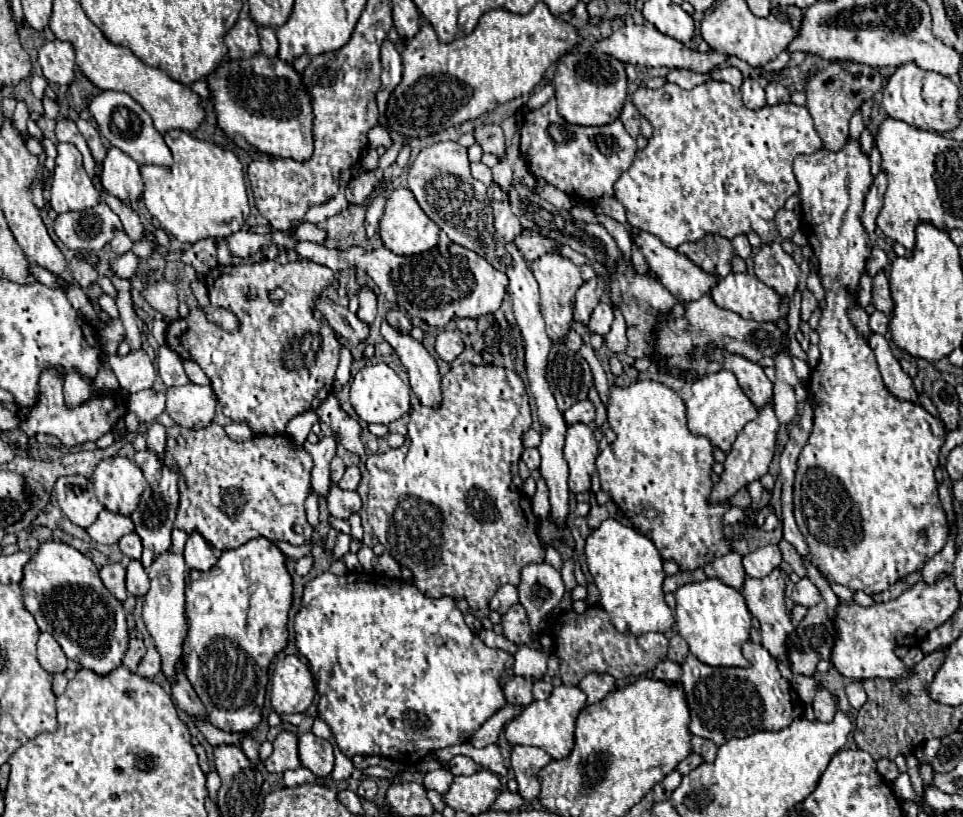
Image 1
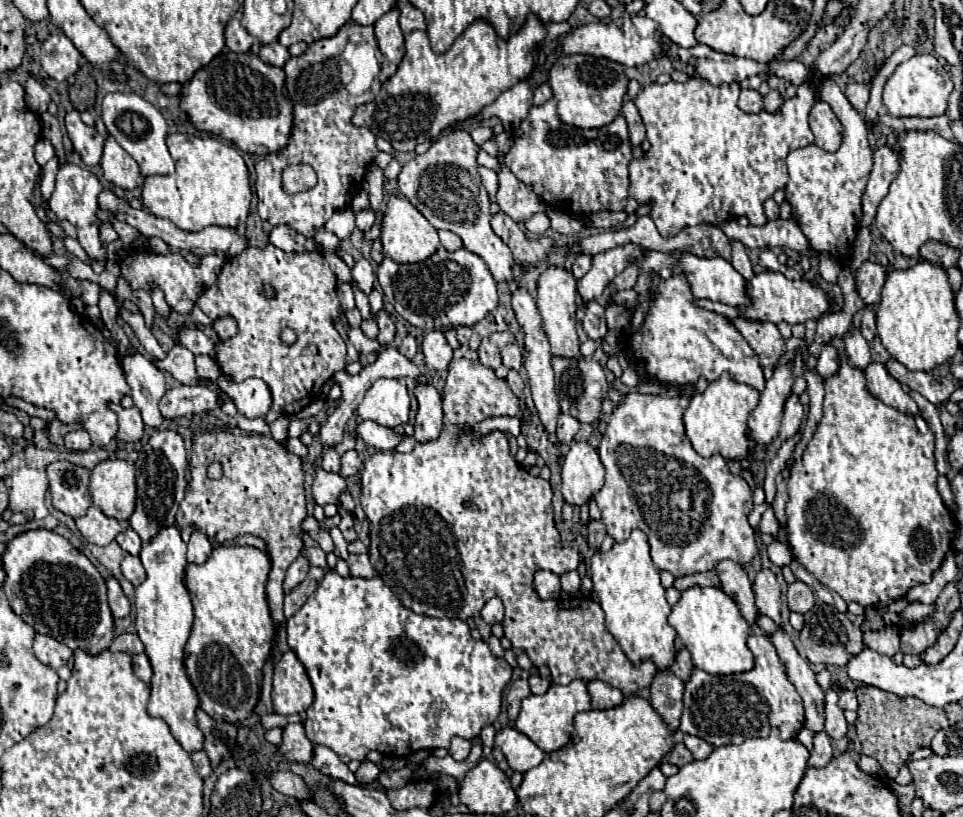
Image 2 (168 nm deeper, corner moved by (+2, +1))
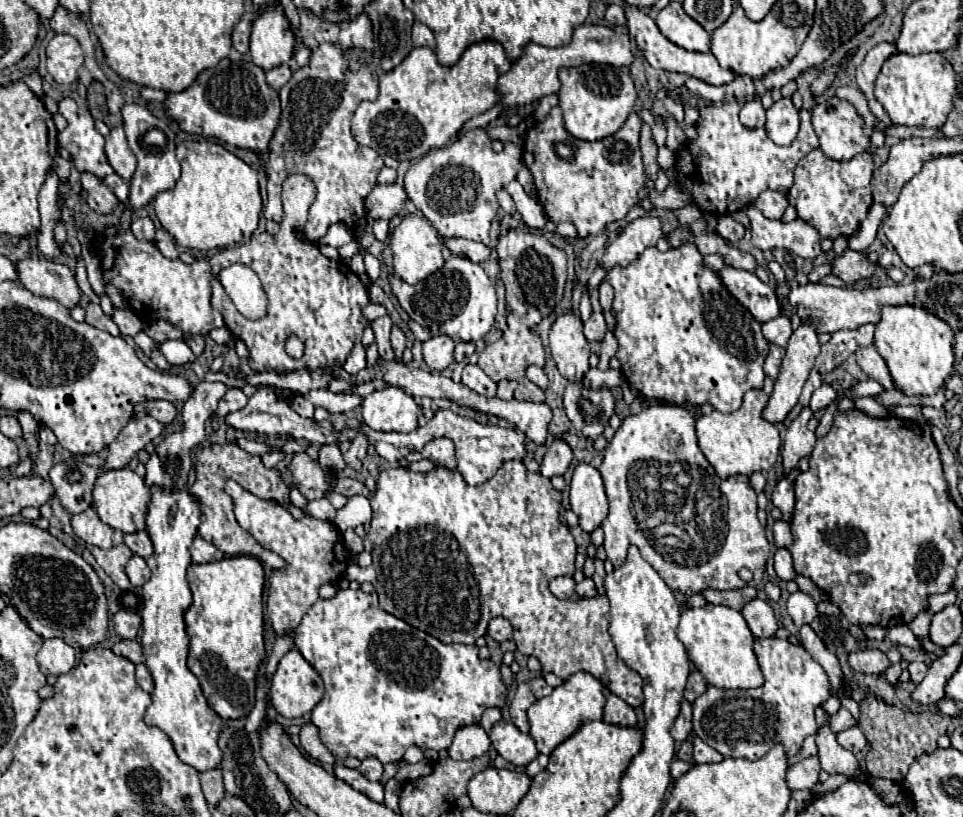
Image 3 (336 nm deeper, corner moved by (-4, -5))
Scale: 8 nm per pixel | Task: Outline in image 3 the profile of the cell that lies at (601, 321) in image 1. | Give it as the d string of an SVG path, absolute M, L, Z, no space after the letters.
M595 310L591 314L591 318L585 322L585 338L589 342L601 342L603 336L605 336L605 332L607 332L607 324L605 324L603 312Z

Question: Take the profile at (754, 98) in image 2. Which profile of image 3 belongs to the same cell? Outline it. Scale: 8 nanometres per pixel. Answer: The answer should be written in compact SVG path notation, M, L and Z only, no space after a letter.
M755 98L755 100L745 102L743 108L741 108L741 116L739 118L749 128L761 128L761 126L765 126L765 108L763 108L761 100Z

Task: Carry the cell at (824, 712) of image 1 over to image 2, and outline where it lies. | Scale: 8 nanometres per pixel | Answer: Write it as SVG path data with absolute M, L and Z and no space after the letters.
M829 690L825 694L827 698L827 704L825 704L825 732L833 738L833 740L839 740L847 734L847 720L843 716L843 710L837 706L838 694L835 690Z

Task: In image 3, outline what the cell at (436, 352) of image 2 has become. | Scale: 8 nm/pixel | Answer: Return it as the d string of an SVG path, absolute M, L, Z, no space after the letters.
M435 336L423 342L423 358L431 370L445 370L453 364L453 340L449 336Z

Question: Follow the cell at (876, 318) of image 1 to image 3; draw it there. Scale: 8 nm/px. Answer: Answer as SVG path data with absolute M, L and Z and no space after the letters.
M863 324L855 330L843 330L831 334L831 340L821 346L821 352L815 360L815 368L819 370L819 374L831 372L835 366L845 362L849 354L857 352L863 346L871 346L873 332L875 332L875 324Z

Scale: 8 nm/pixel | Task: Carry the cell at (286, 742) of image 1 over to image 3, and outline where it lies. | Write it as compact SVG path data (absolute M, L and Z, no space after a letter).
M305 724L301 728L301 734L299 734L299 740L301 740L301 748L305 750L305 754L319 762L319 764L335 764L335 758L333 754L323 746L323 742L319 740L319 732L313 724Z

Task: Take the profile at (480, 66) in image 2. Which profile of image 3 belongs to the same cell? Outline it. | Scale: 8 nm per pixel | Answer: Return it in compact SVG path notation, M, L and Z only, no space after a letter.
M495 40L471 44L453 66L441 66L427 46L413 48L399 68L381 74L377 100L361 102L355 110L351 122L353 138L363 146L375 148L381 156L395 156L399 162L419 160L427 152L449 144L467 120L499 104L497 78L509 70L511 60Z

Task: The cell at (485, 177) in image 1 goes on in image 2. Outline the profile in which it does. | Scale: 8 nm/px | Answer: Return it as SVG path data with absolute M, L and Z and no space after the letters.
M479 168L479 174L481 174L481 180L483 180L483 186L487 188L489 192L489 198L491 202L495 200L495 194L497 194L497 188L499 188L499 178L497 178L497 172L489 170L489 168Z

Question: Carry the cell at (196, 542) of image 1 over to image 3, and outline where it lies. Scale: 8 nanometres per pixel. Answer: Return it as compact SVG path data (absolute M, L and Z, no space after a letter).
M197 536L191 544L191 558L195 564L201 564L201 562L215 562L215 560L221 560L225 554L219 552L211 542L205 542L201 536Z

